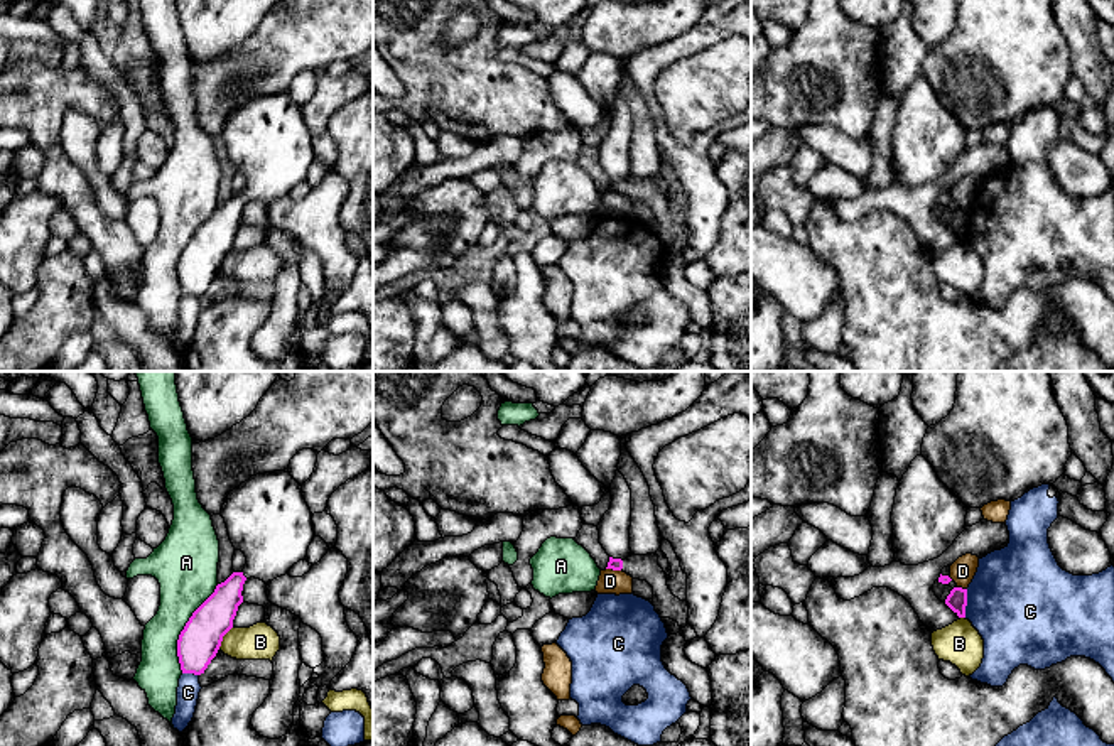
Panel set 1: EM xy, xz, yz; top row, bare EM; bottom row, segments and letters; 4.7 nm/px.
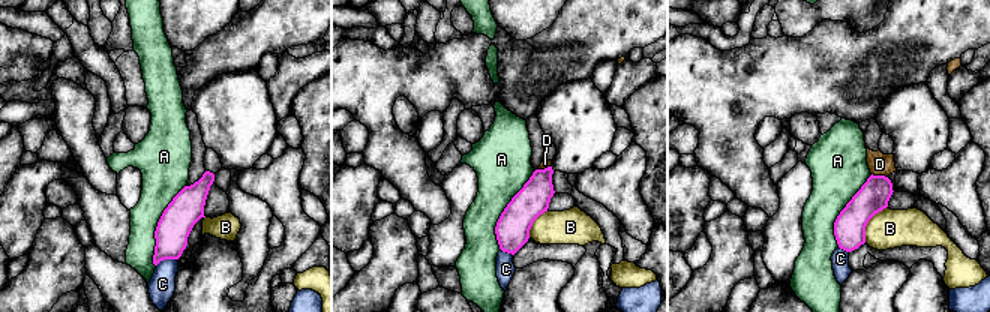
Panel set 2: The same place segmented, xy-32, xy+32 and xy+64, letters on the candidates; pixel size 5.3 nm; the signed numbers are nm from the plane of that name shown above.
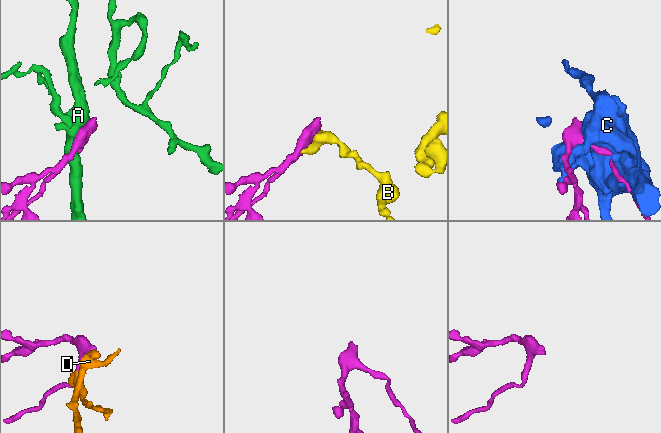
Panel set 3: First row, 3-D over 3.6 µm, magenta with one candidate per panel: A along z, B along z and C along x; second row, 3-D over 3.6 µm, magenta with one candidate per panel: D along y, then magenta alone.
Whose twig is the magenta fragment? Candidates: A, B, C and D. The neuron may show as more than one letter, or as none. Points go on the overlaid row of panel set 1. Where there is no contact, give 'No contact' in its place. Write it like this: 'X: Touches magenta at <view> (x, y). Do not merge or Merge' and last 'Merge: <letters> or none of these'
A: Touches magenta at xy (184, 628). Do not merge
B: Touches magenta at xy (221, 638). Do not merge
C: Touches magenta at yz (966, 603). Do not merge
D: Touches magenta at yz (961, 588). Do not merge
Merge: none of these

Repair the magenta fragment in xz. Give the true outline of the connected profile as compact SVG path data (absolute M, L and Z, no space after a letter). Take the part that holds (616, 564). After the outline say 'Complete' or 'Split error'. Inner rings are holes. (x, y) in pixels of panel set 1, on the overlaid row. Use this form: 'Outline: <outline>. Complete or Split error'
Outline: M631 555L625 560L609 557L608 567L623 570L633 579L646 581L653 587L653 606L660 618L670 618L679 623L680 630L689 624L689 603L680 601L667 586L667 574L658 565L658 555Z. Split error

